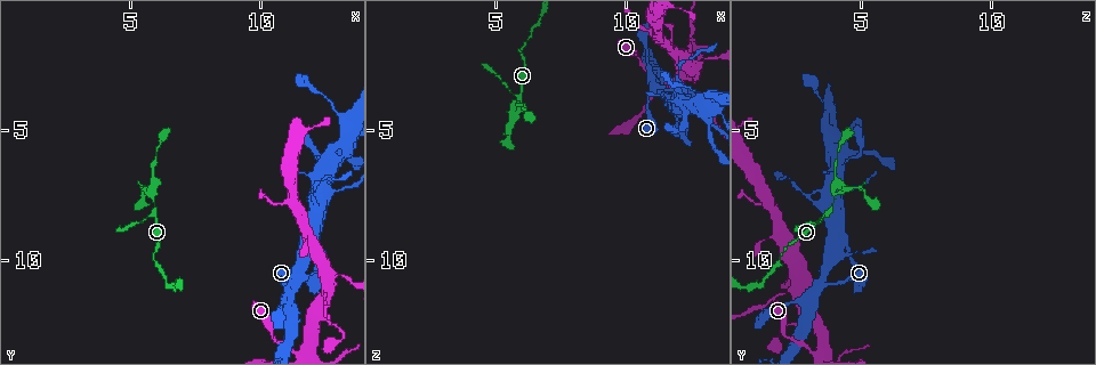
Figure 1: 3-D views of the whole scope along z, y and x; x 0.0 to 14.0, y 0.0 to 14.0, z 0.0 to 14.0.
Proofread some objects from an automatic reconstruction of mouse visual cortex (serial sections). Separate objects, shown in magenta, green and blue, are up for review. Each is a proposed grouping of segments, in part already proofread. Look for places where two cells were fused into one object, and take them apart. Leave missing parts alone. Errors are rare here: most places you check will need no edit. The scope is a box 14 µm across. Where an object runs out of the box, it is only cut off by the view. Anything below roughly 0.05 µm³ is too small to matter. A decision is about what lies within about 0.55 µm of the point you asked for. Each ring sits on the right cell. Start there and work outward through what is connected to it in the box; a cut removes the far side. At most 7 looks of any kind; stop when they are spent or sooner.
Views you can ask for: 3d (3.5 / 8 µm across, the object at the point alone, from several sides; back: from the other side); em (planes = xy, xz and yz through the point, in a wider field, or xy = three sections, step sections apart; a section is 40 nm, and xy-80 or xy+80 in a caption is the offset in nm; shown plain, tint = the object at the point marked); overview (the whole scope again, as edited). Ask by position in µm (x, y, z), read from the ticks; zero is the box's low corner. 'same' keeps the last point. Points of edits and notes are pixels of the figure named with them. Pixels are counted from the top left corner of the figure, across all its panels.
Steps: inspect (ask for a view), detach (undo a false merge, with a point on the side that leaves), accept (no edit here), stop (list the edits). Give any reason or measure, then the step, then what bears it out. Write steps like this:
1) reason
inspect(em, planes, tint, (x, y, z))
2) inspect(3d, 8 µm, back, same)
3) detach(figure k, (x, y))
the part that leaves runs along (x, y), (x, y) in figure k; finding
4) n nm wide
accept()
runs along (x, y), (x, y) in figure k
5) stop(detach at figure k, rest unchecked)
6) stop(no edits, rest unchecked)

thin neck
inspect(3d, 3.5 µm, (12.1, 7.3, 2.6))

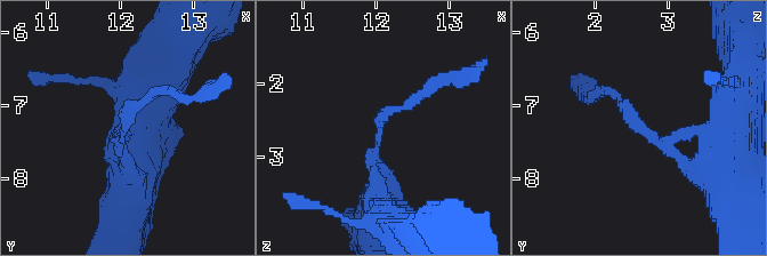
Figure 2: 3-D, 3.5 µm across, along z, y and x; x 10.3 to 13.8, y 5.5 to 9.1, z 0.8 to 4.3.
shape alone is not enough
inspect(em, planes, tint, (12.00, 7.30, 2.60))

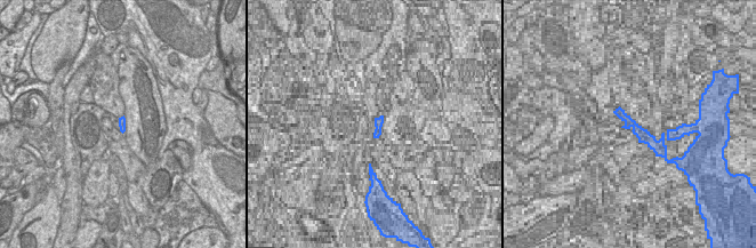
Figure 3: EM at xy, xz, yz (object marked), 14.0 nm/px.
accept()
runs along (702, 168), (603, 90) in figure 2; all the same cell

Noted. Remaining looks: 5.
thick turns thin
inspect(3d, 3.5 µm, (6.0, 7.1, 4.0))

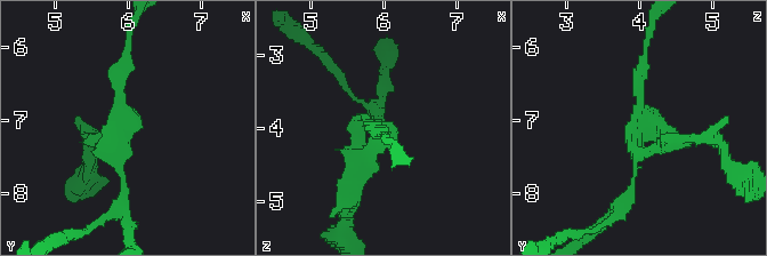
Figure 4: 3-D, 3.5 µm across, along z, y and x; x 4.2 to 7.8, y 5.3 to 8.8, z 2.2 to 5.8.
3 arms; arms of 100, 150, 200 nm; need the tissue
inspect(em, xy, step 1, tint, (5.95, 7.10, 4.05))

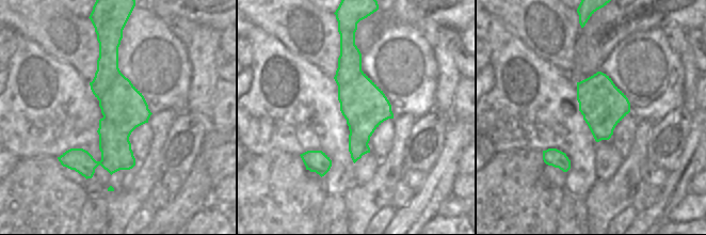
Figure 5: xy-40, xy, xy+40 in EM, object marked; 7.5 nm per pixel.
340 nm wide
accept()
runs along (111, 45), (112, 151), (87, 175) in figure 5; all the same cell

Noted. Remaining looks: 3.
thin arm on a thick one
inspect(3d, 3.5 µm, (11.7, 13.4, 3.6))

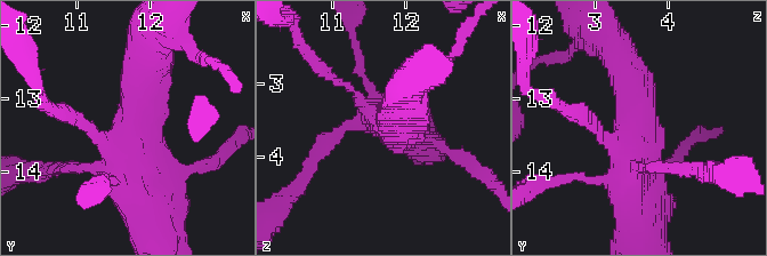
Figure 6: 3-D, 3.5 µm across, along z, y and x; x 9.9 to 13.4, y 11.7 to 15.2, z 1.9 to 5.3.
4 arms; arms of 150, 250, 450, 450 nm; now the EM
inspect(em, xy, step 2, tint, (11.75, 13.35, 3.55))

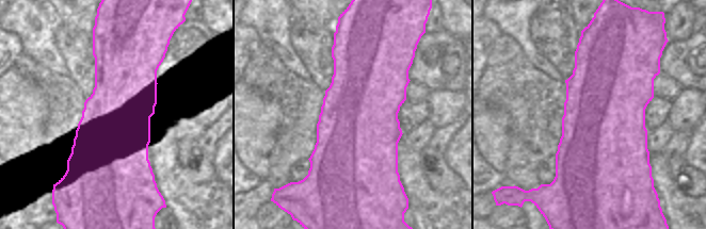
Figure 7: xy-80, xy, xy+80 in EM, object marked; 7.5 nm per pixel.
600 nm wide
accept()
runs along (81, 121), (105, 143), (130, 129), (144, 55) in figure 6; all the same cell

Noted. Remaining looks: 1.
stop(no edits, rest unchecked)

